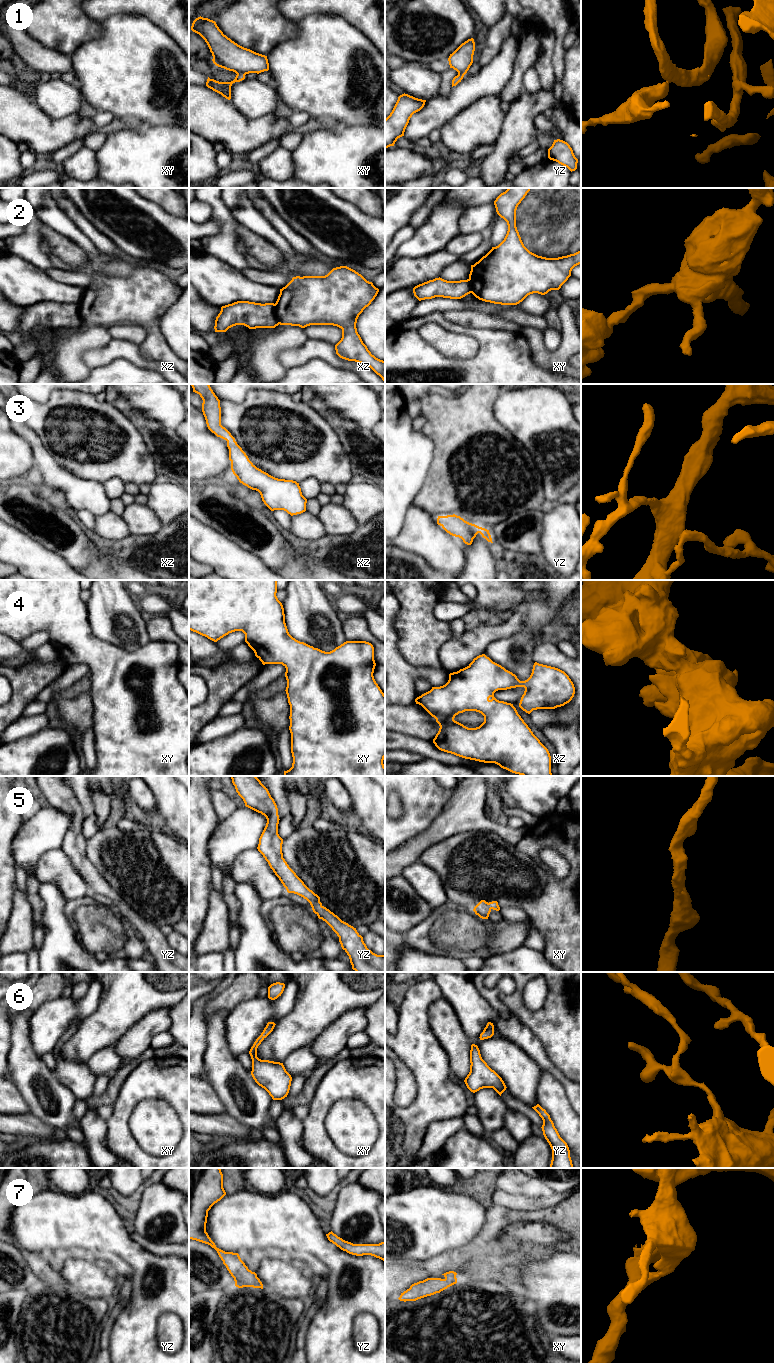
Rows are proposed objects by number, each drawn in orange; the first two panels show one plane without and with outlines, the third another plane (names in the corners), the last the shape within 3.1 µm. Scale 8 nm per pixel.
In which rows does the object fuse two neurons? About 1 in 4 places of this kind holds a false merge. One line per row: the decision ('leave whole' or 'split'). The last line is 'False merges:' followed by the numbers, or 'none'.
1: split
2: split
3: leave whole
4: leave whole
5: leave whole
6: leave whole
7: leave whole
False merges: 1, 2

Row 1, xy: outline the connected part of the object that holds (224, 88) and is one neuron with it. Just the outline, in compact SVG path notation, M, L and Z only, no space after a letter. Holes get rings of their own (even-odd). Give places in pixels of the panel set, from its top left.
M237 74L235 79L231 82L219 82L208 77L206 86L213 91L221 94L226 99L231 99L231 86L235 82L240 82L245 79L245 76Z

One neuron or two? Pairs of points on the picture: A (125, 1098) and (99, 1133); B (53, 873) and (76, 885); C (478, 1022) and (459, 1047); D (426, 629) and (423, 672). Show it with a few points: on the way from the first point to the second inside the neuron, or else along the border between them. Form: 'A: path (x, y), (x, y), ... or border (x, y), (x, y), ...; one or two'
A: border (107, 1121), (106, 1147); two
B: path (59, 873), (62, 873), (70, 881); one
C: border (456, 1014), (462, 1030), (472, 1040); two
D: border (402, 656), (413, 665), (426, 665), (442, 669); two

